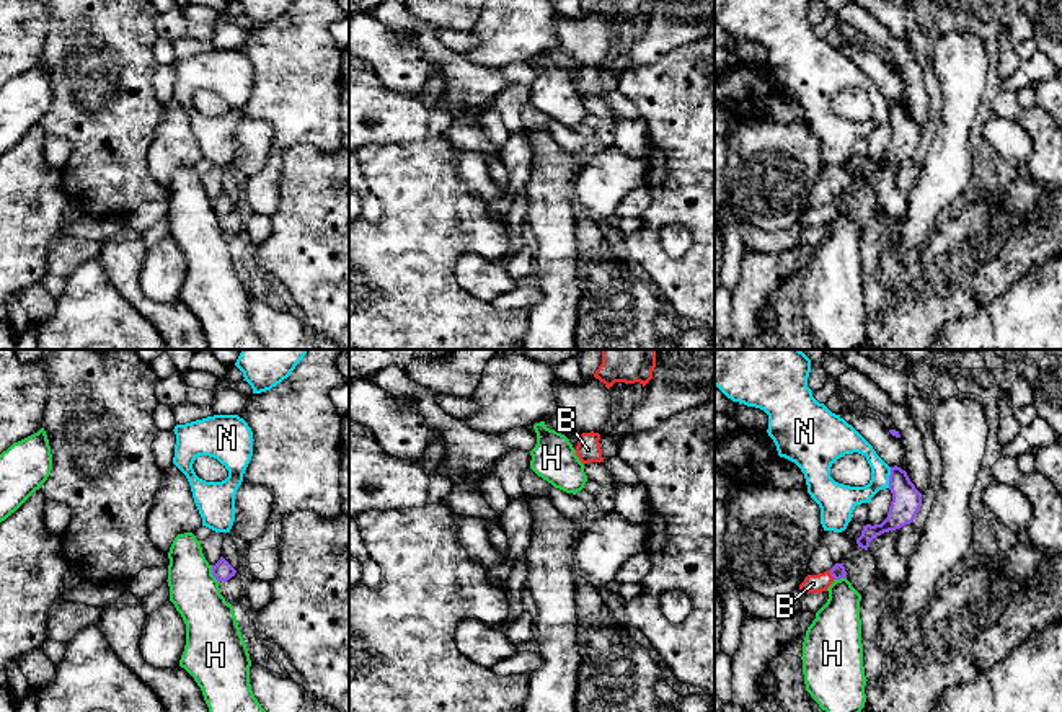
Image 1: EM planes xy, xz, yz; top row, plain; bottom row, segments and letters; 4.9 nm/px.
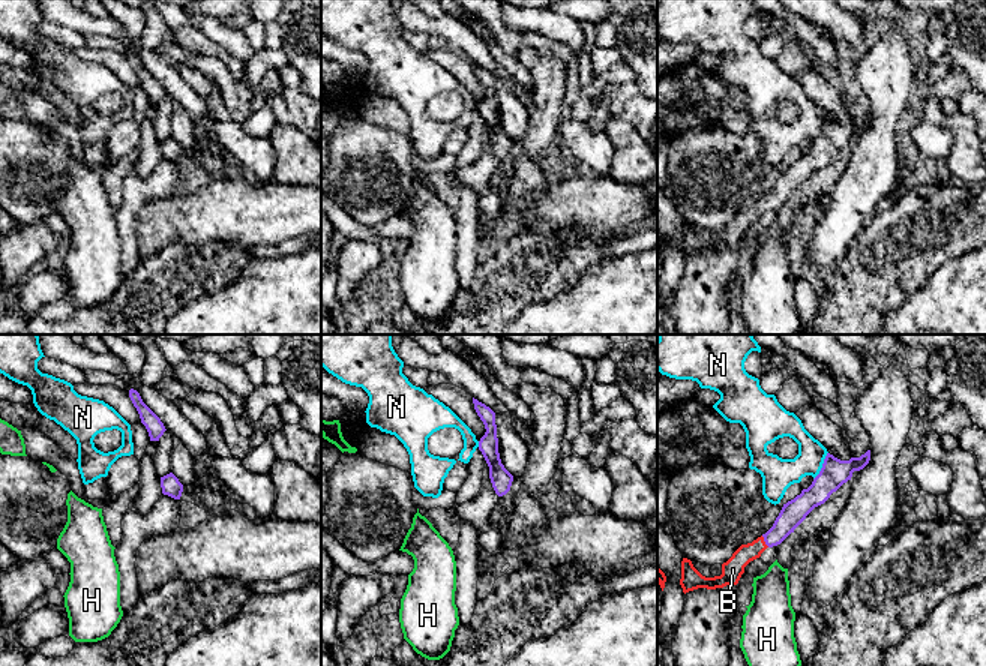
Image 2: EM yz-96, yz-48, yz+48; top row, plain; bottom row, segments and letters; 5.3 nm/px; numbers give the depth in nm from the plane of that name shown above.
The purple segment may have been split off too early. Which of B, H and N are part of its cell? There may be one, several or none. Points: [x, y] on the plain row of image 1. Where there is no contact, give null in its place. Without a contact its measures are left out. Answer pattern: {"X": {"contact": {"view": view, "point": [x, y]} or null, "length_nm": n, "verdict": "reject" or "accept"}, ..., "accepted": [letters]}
{"B": {"contact": {"view": "yz", "point": [831, 208]}, "length_nm": 50, "verdict": "accept"}, "H": {"contact": {"view": "xy", "point": [212, 208]}, "length_nm": 100, "verdict": "reject"}, "N": {"contact": {"view": "yz", "point": [889, 111]}, "length_nm": 110, "verdict": "reject"}, "accepted": ["B"]}

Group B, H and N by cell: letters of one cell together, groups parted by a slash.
B / H / N

